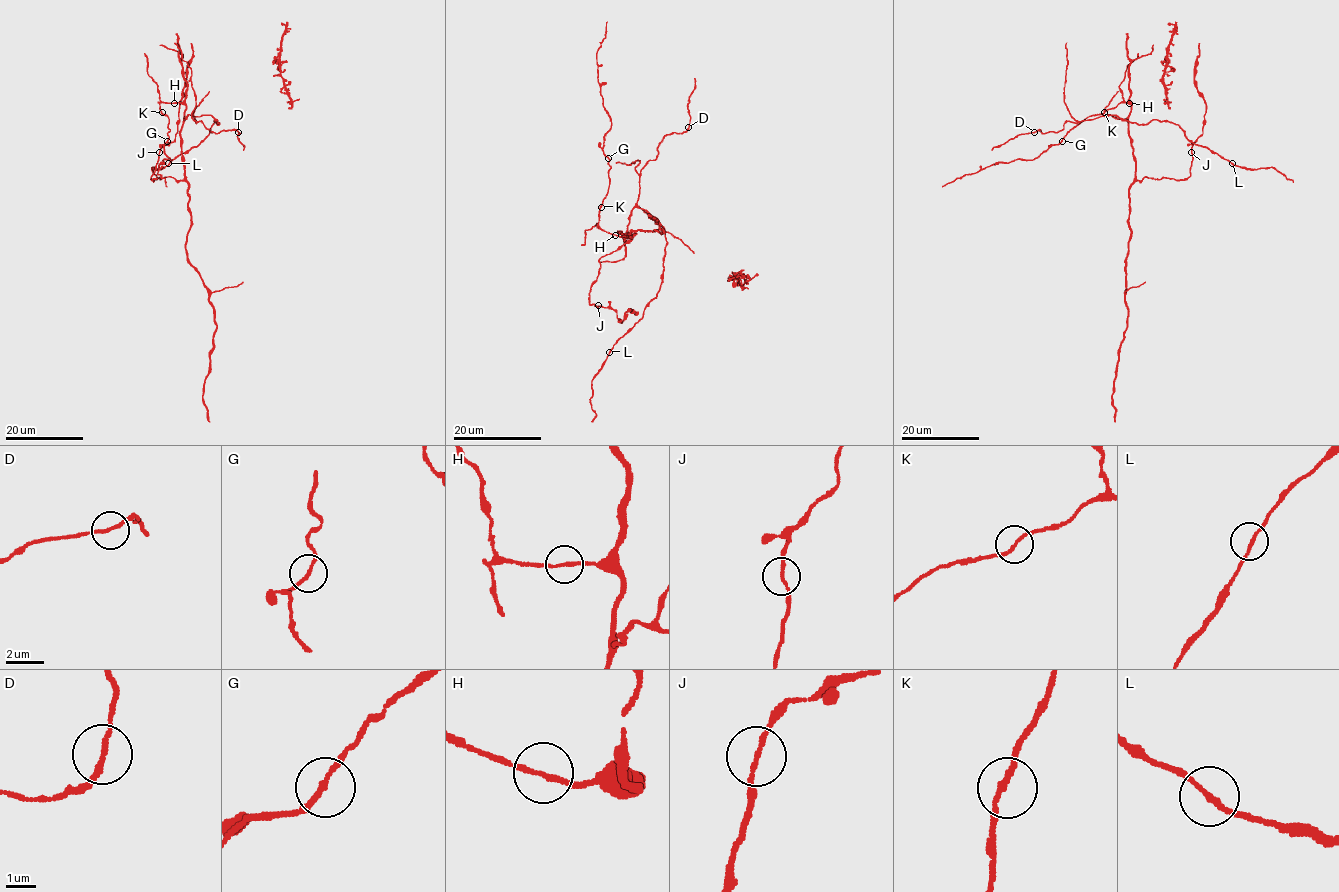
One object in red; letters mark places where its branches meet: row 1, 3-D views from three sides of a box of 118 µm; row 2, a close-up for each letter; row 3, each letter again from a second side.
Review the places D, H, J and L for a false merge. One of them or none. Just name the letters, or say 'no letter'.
no letter

